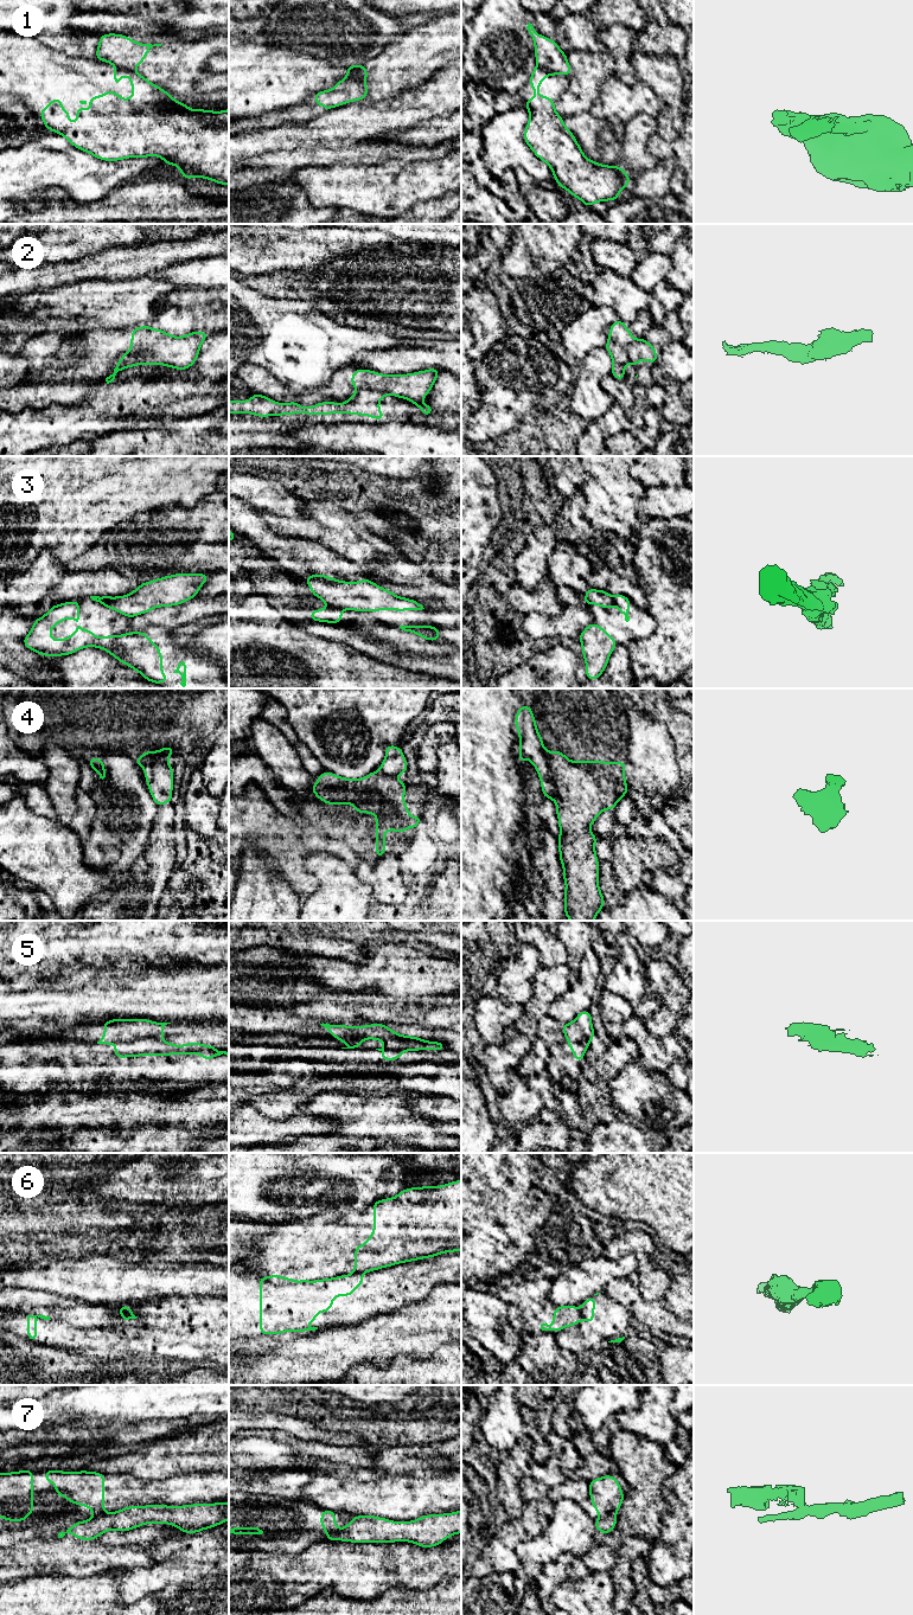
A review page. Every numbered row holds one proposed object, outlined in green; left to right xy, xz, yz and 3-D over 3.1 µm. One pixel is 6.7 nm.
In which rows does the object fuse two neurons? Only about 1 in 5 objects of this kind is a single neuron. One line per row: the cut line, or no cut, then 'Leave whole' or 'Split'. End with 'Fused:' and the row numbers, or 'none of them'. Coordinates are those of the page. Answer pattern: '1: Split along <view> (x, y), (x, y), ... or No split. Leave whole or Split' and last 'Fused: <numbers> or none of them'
1: Split along xy (115, 65), (133, 71). Split
2: Split along xz (359, 389), (375, 389), (389, 393). Split
3: Split along xz (329, 606), (343, 609). Split
4: Split along yz (546, 751), (546, 761), (555, 788), (555, 801). Split
5: Split along xy (160, 1038), (144, 1037), (121, 1040), (117, 1044). Split
6: Split along xy (120, 1312), (131, 1313). Split
7: Split along yz (615, 1511), (610, 1511), (601, 1517). Split
Fused: 1, 2, 3, 4, 5, 6, 7

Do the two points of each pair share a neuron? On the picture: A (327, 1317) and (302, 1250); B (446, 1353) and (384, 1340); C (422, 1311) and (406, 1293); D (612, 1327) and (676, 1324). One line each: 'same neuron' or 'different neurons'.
A: different neurons
B: different neurons
C: different neurons
D: different neurons

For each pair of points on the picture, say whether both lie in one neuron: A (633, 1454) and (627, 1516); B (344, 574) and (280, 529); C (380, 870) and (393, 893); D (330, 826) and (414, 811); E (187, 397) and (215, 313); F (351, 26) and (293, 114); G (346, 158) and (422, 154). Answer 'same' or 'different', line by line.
A: same
B: different
C: same
D: same
E: different
F: different
G: same

